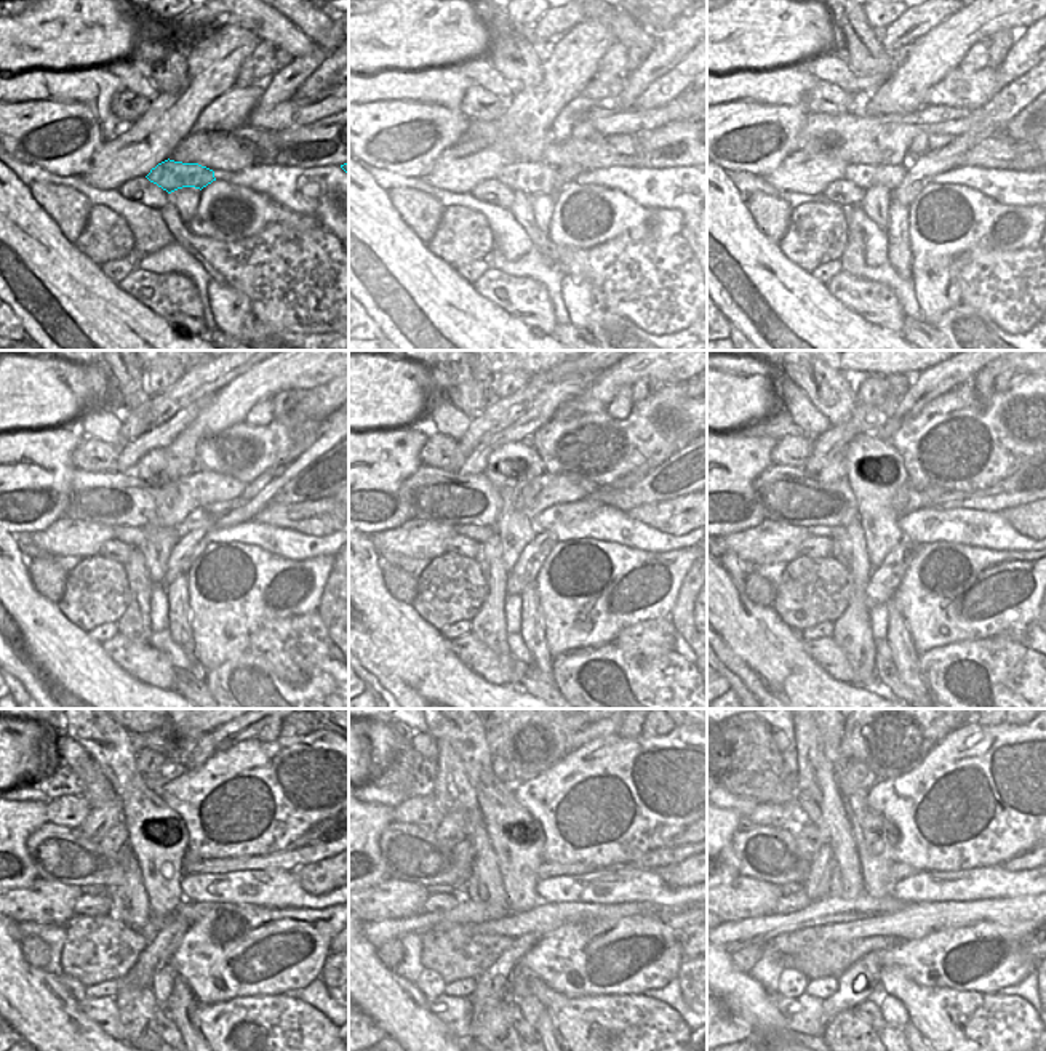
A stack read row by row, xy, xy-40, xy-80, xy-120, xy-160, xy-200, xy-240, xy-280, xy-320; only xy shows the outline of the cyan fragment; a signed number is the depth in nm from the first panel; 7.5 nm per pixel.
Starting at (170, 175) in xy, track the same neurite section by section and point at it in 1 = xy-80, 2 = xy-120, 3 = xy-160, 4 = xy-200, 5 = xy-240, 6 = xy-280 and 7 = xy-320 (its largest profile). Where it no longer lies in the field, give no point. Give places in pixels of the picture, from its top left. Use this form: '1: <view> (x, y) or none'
1: xy-80 (874, 149)
2: xy-120 (123, 501)
3: xy-160 (471, 503)
4: xy-200 (789, 495)
5: xy-240 (58, 853)
6: xy-280 (411, 853)
7: xy-320 (763, 853)

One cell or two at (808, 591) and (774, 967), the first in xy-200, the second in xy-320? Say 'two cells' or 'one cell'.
two cells

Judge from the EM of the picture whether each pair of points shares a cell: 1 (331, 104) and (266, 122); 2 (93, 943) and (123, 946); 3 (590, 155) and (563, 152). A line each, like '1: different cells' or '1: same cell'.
1: same cell
2: same cell
3: same cell

